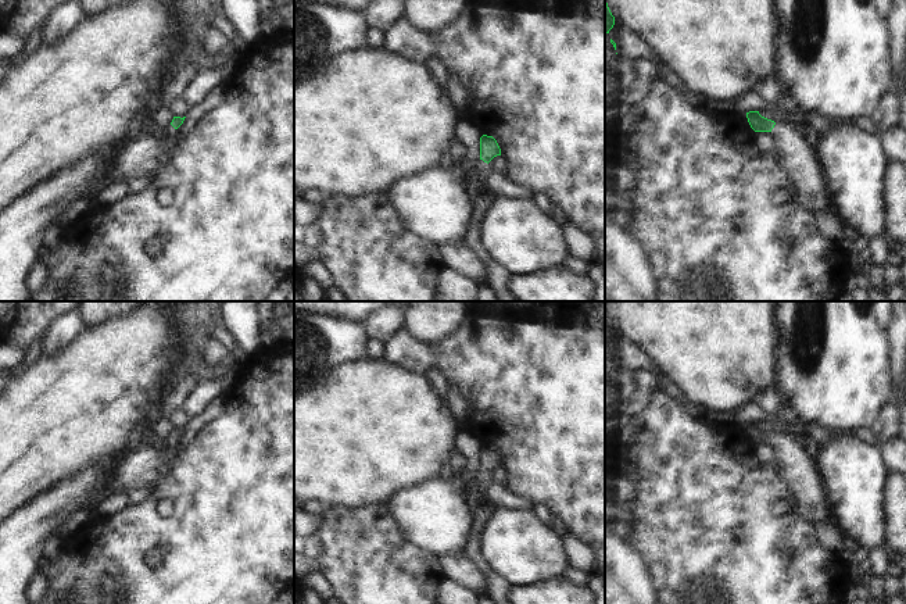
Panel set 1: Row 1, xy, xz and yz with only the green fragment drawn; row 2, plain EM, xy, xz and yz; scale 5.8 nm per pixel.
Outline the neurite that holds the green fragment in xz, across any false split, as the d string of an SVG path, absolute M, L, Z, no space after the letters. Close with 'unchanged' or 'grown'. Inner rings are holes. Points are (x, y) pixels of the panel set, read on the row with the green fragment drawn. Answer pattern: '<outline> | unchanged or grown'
M483 135L480 137L480 160L473 165L473 175L479 182L486 181L490 175L488 162L497 156L501 156L497 140L493 136Z | grown

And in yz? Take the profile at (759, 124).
M759 111L746 112L746 118L755 132L773 133L778 161L796 186L802 205L812 215L817 211L828 212L832 205L832 193L827 186L816 146L812 146L788 121L774 122L762 117Z | grown

